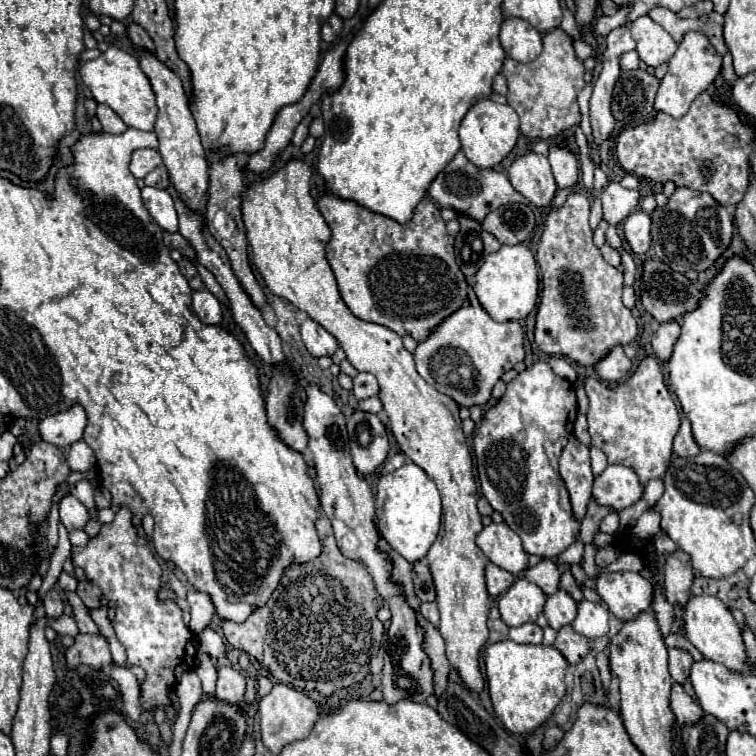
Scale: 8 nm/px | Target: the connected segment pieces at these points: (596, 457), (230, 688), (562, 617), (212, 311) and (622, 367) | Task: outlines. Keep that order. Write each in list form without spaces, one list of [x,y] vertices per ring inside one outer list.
[[[592,447],[592,469],[594,469],[594,475],[602,473],[602,469],[604,469],[606,465],[608,465],[608,461],[606,461],[606,455],[604,455],[600,449]]]
[[[220,667],[218,669],[218,685],[214,697],[242,705],[244,703],[244,691],[246,691],[246,679],[240,671],[232,667]]]
[[[560,589],[558,593],[554,593],[554,595],[550,595],[550,597],[546,599],[544,615],[546,615],[550,627],[558,631],[560,627],[570,625],[570,623],[574,621],[574,617],[576,617],[576,607],[578,607],[576,601],[574,601],[564,589]]]
[[[208,289],[194,291],[192,299],[194,299],[194,303],[192,303],[194,313],[200,317],[202,323],[218,325],[222,321],[222,305]]]
[[[614,347],[606,359],[596,365],[596,373],[606,381],[620,381],[632,369],[632,361],[626,357],[622,347]]]

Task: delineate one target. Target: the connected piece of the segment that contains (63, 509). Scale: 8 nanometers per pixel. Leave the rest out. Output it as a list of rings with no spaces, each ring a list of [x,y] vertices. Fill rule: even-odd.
[[[64,495],[60,501],[60,521],[66,525],[68,531],[72,529],[84,529],[84,525],[88,523],[90,515],[86,511],[86,507],[74,497],[74,495]]]

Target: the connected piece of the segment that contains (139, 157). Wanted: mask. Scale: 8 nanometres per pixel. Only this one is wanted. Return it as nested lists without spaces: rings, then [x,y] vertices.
[[[138,149],[132,155],[130,171],[132,171],[134,177],[144,179],[150,171],[154,171],[160,165],[162,165],[162,157],[160,157],[160,153],[156,149]]]

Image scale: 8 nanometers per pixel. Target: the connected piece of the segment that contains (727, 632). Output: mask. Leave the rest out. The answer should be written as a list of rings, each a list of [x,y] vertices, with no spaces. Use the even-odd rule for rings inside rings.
[[[698,595],[698,597],[690,597],[686,607],[684,607],[684,631],[688,641],[710,661],[722,663],[728,669],[746,673],[748,665],[746,665],[746,651],[744,651],[744,641],[740,635],[740,629],[730,613],[730,609],[712,595]]]

